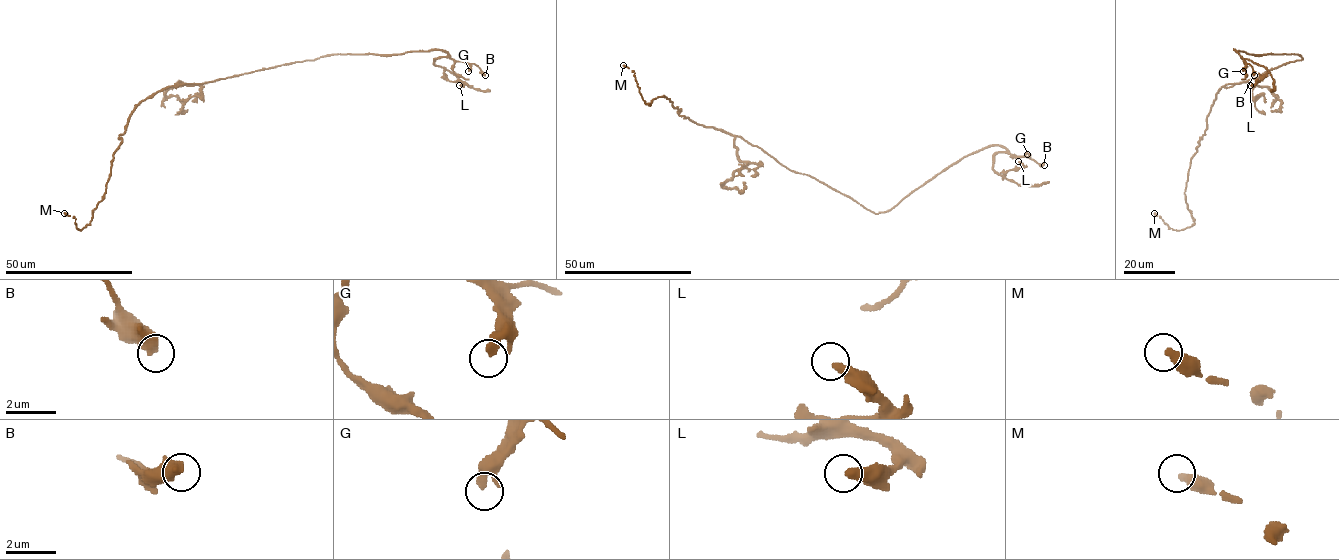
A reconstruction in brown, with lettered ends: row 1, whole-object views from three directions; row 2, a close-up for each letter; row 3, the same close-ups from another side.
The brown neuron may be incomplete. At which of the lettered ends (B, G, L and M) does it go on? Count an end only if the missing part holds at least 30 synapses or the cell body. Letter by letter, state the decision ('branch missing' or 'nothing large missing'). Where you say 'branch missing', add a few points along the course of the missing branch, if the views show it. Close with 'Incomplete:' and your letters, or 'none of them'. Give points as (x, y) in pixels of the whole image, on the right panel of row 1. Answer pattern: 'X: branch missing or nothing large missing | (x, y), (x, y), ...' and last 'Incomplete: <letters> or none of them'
B: nothing large missing
G: nothing large missing
L: nothing large missing
M: nothing large missing
Incomplete: none of them

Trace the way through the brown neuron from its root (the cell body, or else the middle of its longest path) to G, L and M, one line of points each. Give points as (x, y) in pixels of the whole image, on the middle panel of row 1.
G: (808, 175), (879, 213), (891, 210), (941, 172), (980, 150), (1002, 145), (1017, 156), (1027, 154)
L: (808, 175), (879, 213), (988, 147), (1006, 149), (994, 156), (993, 168), (1002, 178), (1024, 166), (1018, 161)
M: (808, 175), (789, 170), (740, 137), (680, 115), (681, 111), (664, 96), (648, 105), (634, 73), (623, 65)

